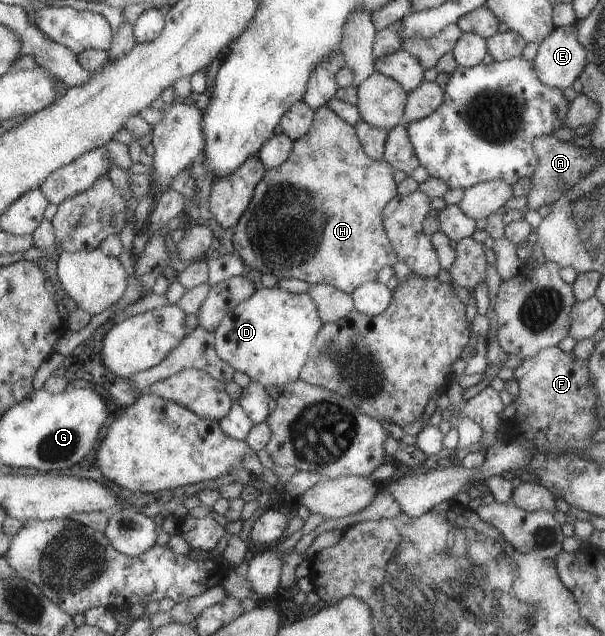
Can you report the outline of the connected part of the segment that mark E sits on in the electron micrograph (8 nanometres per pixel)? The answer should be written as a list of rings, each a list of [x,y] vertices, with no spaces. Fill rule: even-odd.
[[[575,24],[554,28],[538,43],[532,59],[537,77],[546,86],[564,89],[581,74],[588,55],[577,39]]]

